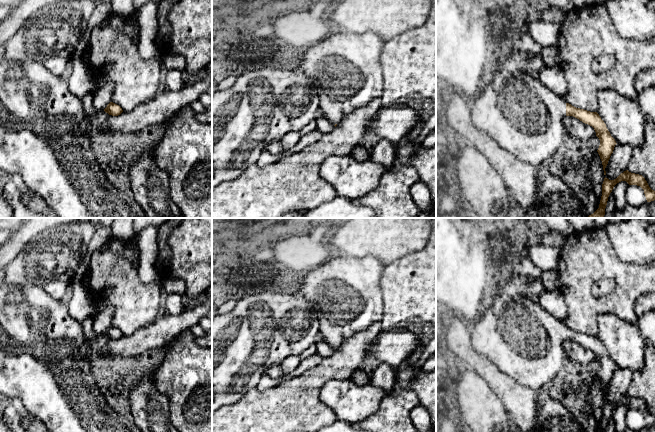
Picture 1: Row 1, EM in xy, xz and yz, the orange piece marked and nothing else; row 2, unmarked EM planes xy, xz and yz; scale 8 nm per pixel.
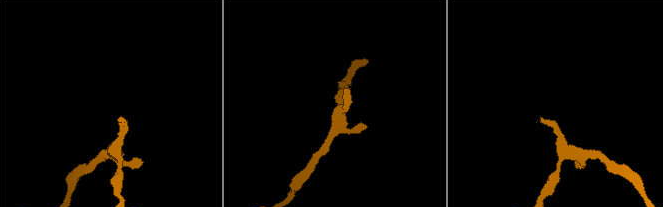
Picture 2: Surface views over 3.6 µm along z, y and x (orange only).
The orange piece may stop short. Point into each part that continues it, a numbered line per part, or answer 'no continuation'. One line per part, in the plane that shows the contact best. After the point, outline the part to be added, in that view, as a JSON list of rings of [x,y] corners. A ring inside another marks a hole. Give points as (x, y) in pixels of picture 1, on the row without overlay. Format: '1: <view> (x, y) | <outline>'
1: yz (525, 342) | [[[510,291],[495,297],[476,323],[471,340],[475,350],[488,358],[500,371],[536,392],[554,379],[566,357],[563,347],[566,341],[566,325],[546,311],[539,301],[519,298]]]

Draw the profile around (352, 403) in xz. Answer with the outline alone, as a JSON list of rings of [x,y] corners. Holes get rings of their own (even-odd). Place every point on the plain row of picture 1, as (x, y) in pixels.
[[[334,379],[326,382],[320,389],[320,399],[331,408],[338,421],[357,424],[378,411],[381,401],[387,393],[371,384],[357,385],[350,379]]]

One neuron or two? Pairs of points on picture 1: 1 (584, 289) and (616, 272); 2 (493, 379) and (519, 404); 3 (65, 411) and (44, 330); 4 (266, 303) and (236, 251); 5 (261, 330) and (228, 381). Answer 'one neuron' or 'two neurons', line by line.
1: one neuron
2: one neuron
3: one neuron
4: two neurons
5: one neuron

